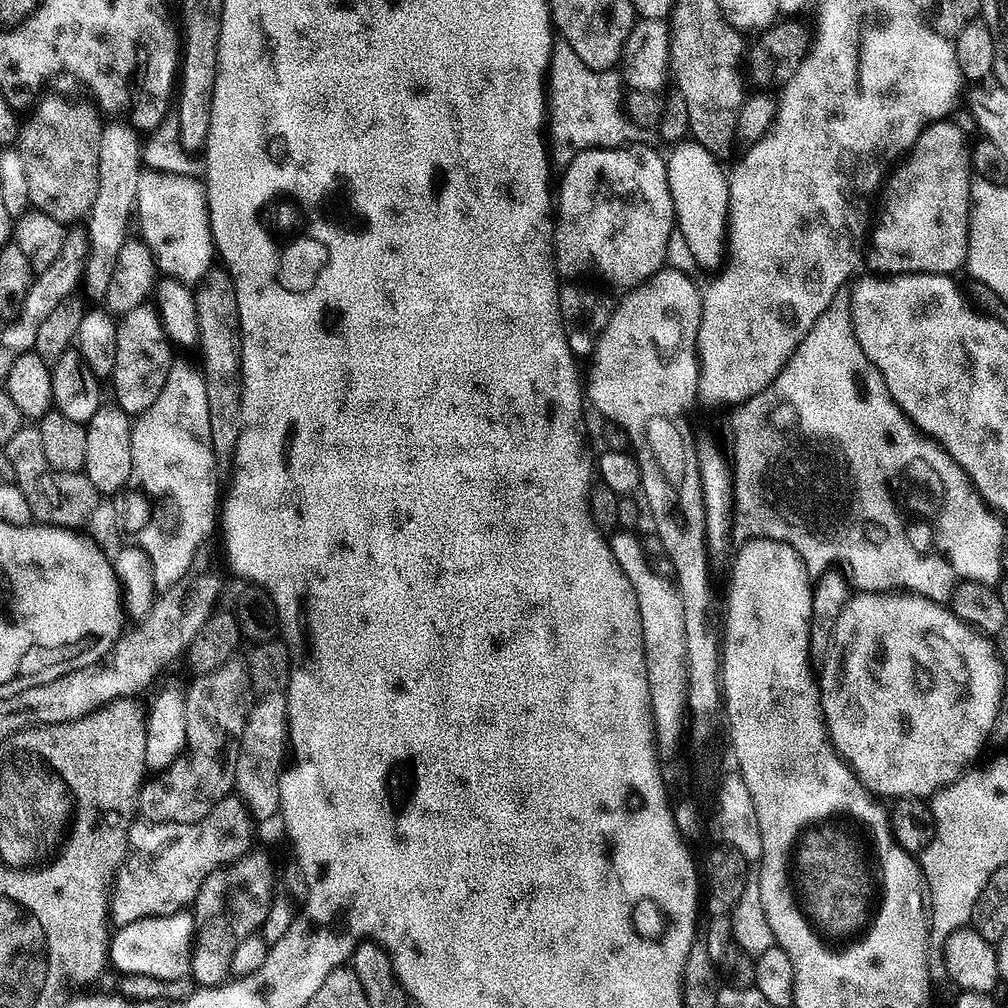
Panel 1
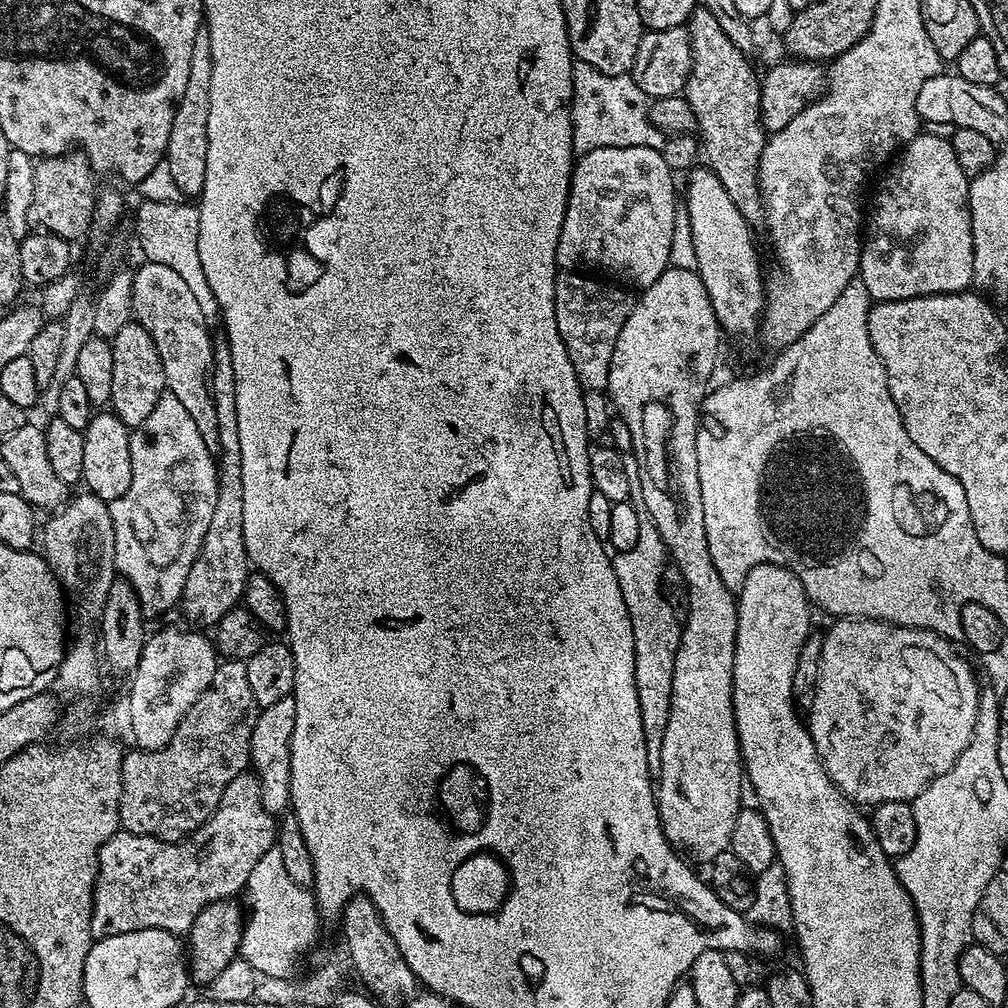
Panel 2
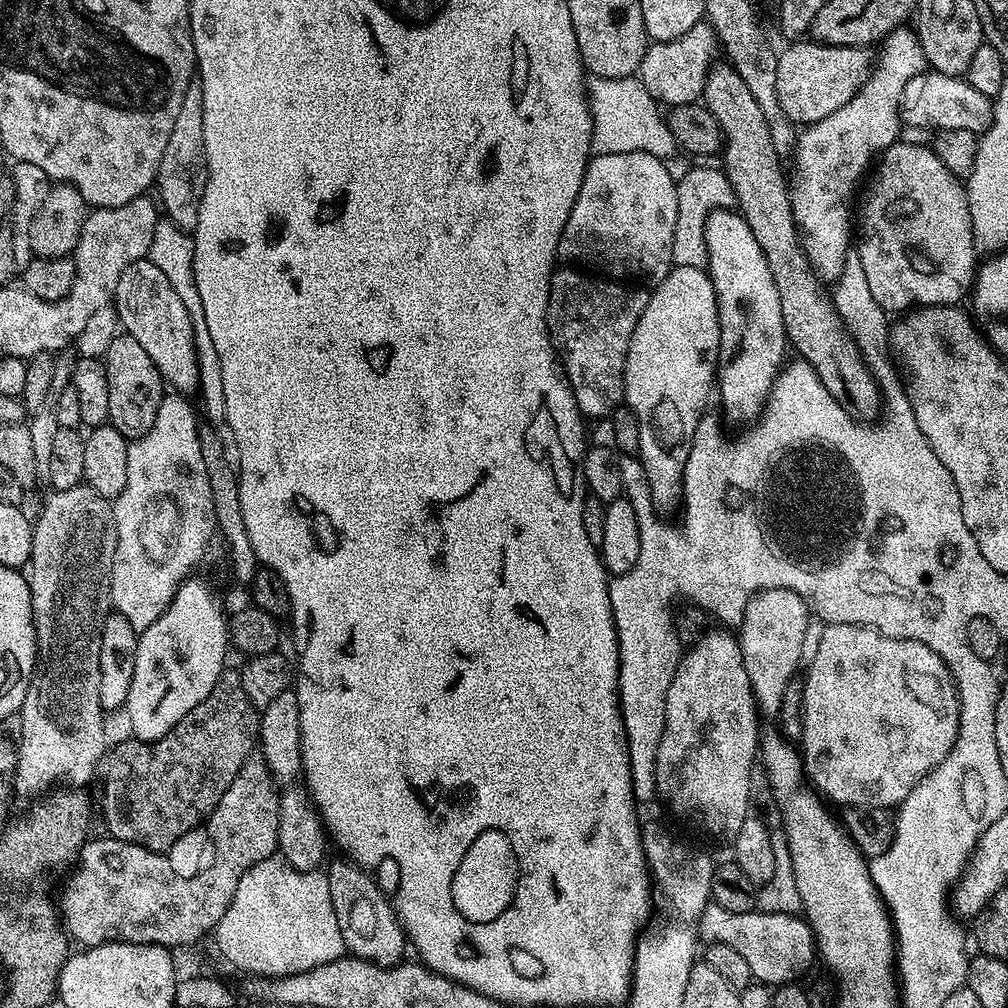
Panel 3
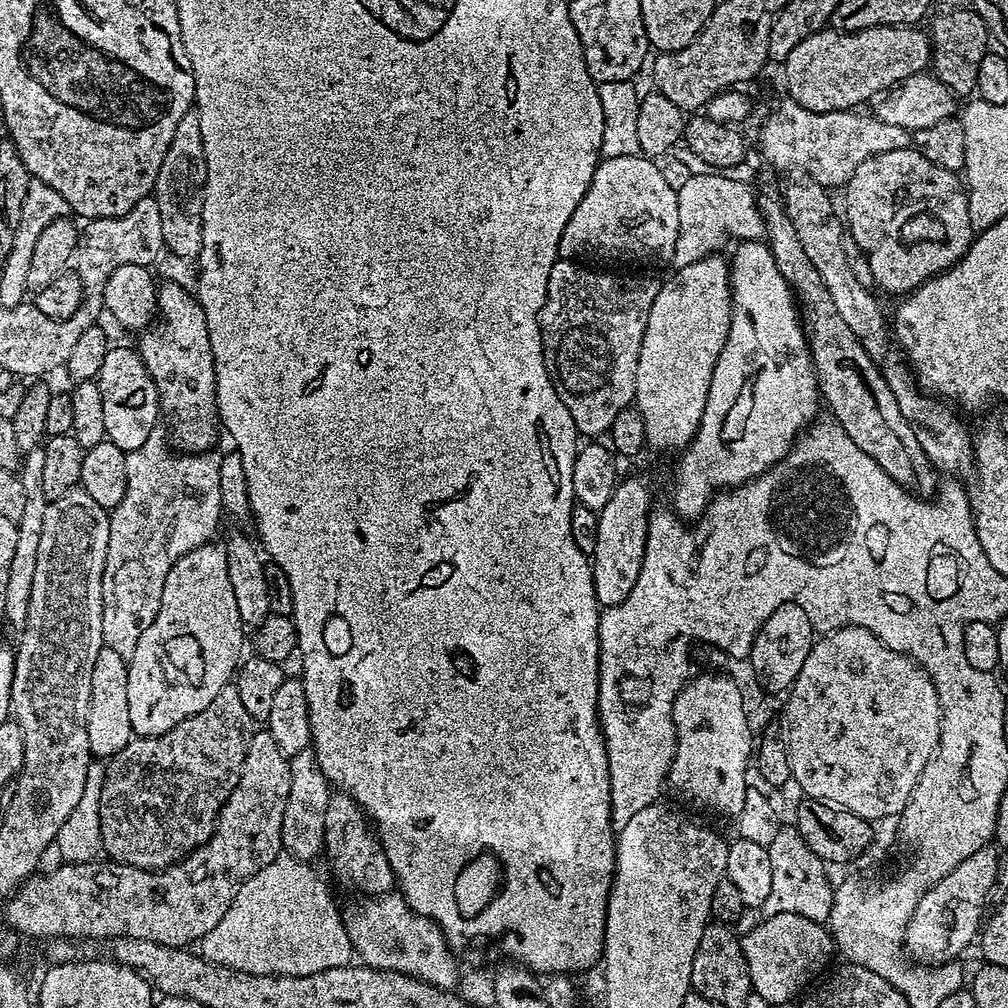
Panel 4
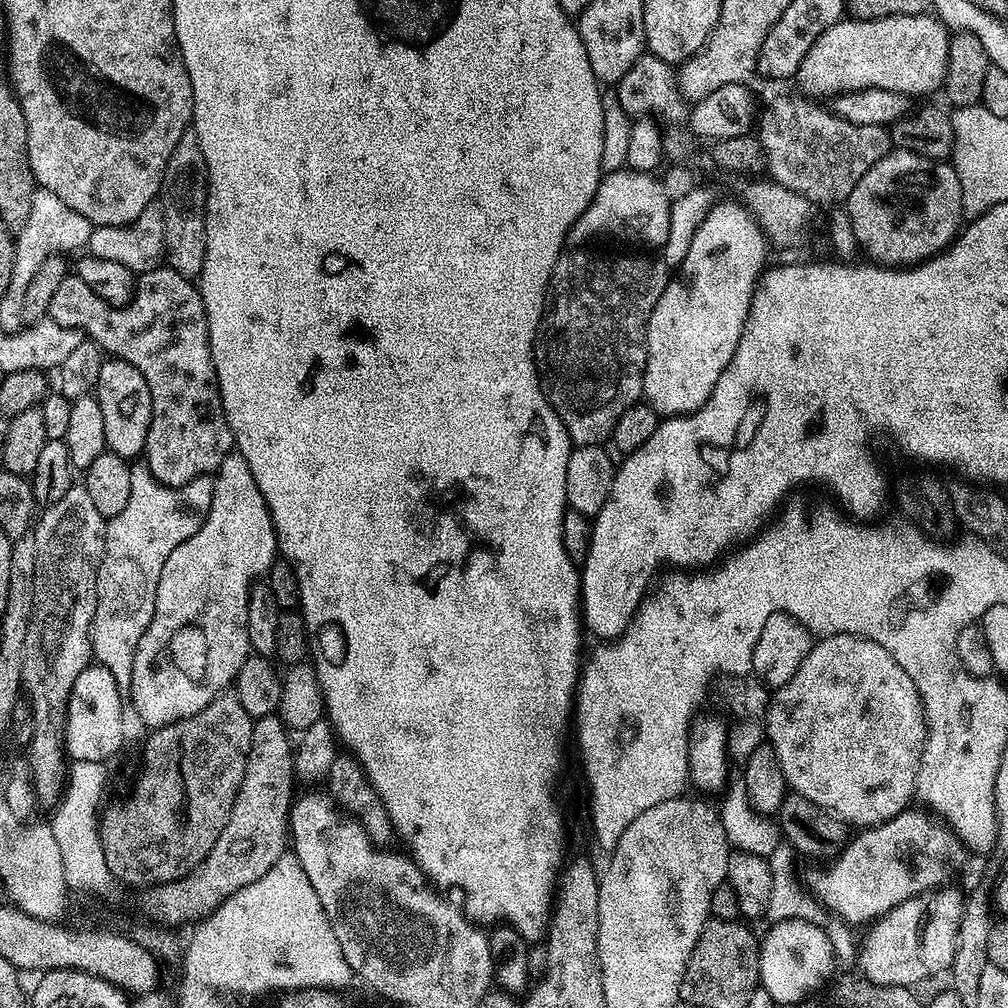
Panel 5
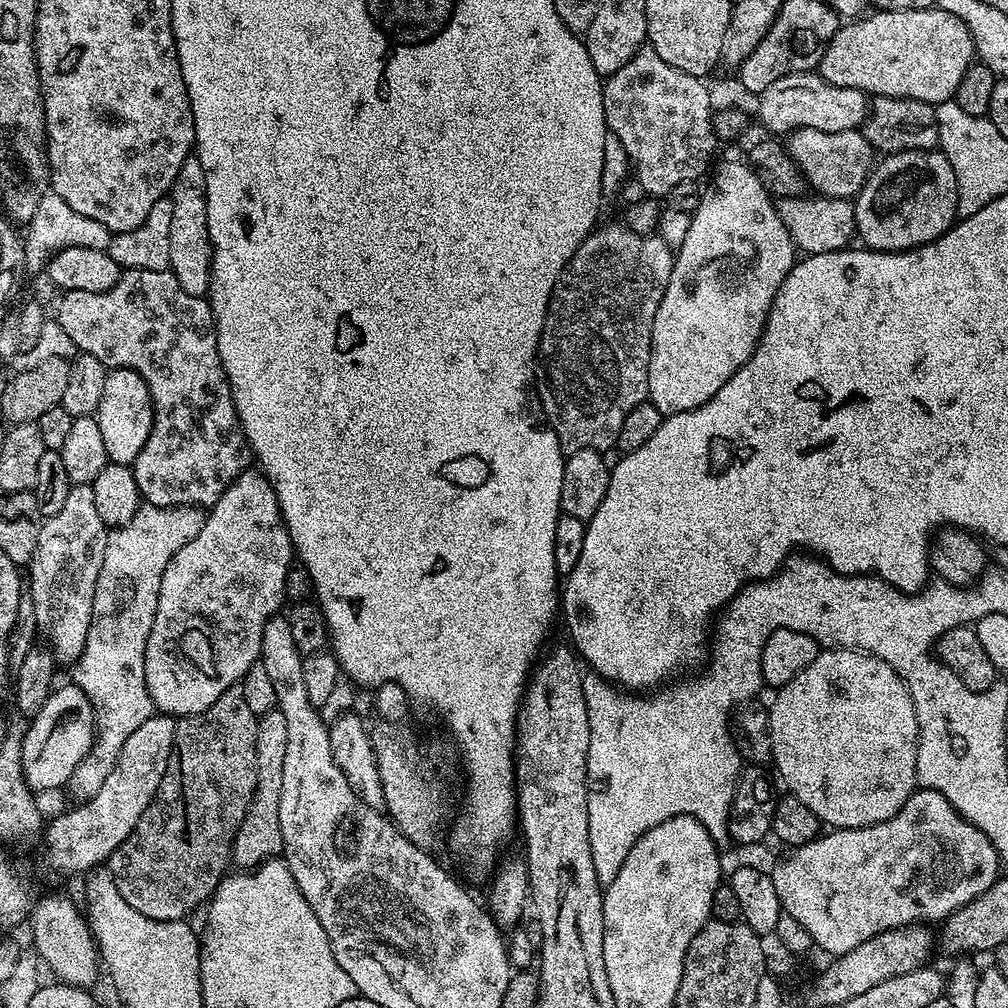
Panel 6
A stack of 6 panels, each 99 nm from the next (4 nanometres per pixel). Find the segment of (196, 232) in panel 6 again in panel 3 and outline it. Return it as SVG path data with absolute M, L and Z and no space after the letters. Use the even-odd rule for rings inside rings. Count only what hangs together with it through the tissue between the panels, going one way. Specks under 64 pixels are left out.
M193 78L186 90L186 98L182 98L182 106L178 106L178 118L174 118L170 142L166 142L160 169L156 171L154 188L160 191L158 204L163 215L183 230L195 229L207 181L208 163L202 130L202 86L199 79Z

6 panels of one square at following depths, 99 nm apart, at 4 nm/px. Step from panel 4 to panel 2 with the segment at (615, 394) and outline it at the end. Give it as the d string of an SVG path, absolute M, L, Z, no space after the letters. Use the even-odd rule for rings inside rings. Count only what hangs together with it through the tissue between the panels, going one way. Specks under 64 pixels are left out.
M560 270L556 274L554 314L558 334L562 334L566 354L570 354L570 366L574 366L580 387L589 393L603 393L608 387L614 346L634 303L633 297L628 297L623 290L615 283L593 278L580 270Z

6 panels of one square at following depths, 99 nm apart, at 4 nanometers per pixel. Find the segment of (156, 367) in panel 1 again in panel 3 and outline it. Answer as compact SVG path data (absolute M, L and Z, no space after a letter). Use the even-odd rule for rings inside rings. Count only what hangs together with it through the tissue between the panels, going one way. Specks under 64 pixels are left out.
M127 334L116 335L114 342L110 342L110 350L106 350L102 359L110 386L108 418L112 427L129 438L145 436L154 424L158 406L166 395L166 385L160 379L159 370L154 366L154 362L150 362L150 354L146 354L141 344L134 342L134 338Z

